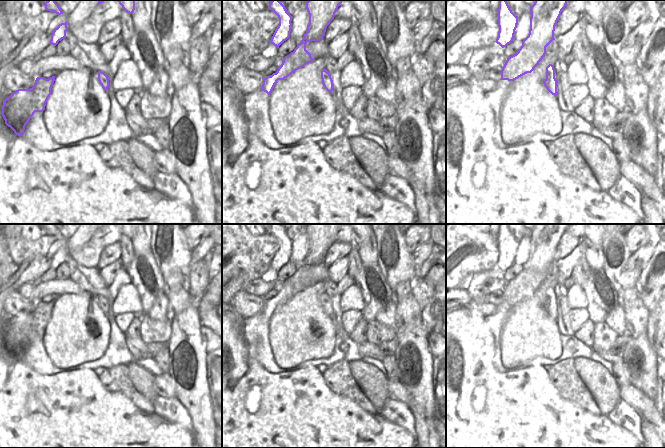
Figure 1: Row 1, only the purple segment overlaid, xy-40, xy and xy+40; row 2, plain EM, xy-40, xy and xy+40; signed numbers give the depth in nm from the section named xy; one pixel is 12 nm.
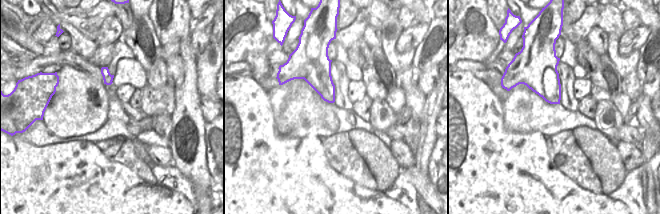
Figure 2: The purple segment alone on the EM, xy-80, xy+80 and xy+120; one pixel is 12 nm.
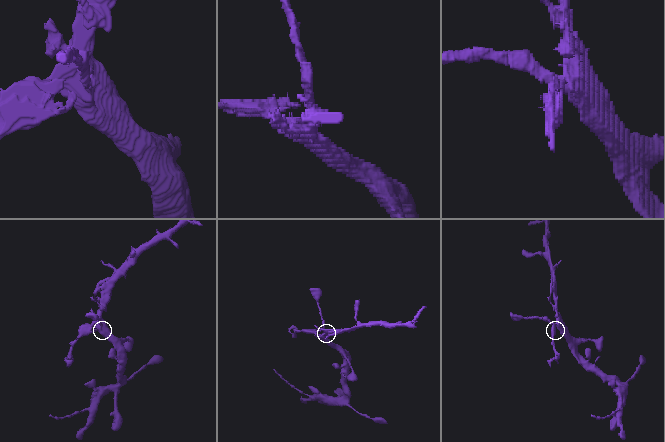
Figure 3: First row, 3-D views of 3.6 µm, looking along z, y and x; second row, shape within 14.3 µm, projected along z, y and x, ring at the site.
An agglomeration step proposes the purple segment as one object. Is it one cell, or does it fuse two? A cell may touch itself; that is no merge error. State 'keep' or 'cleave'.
cleave

